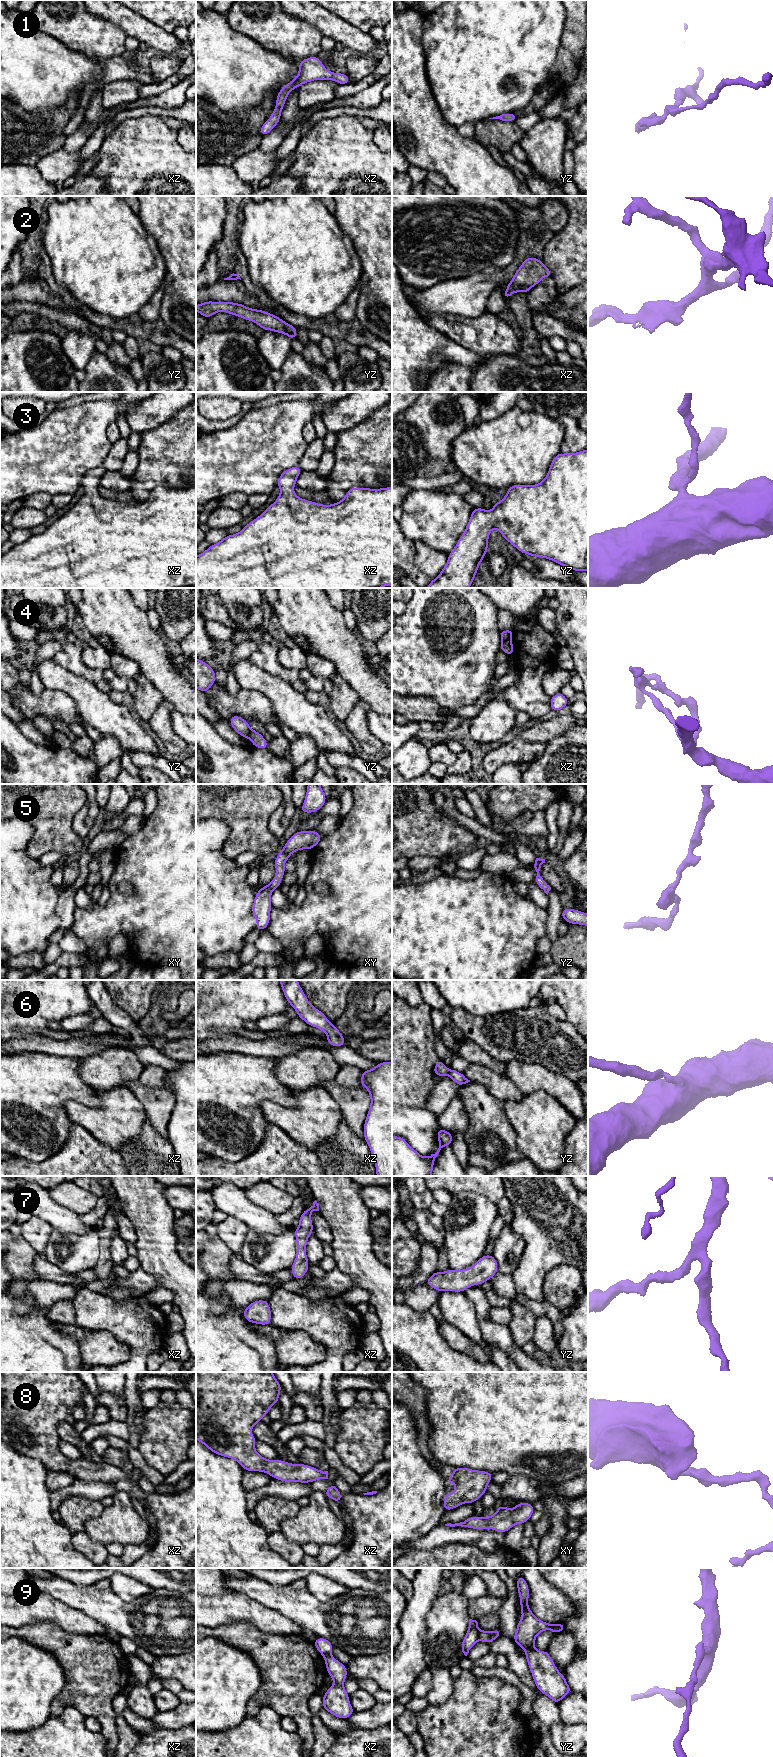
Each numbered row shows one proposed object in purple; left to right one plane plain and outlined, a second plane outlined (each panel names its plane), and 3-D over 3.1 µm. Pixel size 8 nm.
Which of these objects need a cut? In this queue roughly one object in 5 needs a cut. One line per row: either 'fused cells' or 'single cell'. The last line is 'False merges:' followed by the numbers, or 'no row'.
1: single cell
2: single cell
3: single cell
4: fused cells
5: single cell
6: single cell
7: single cell
8: single cell
9: fused cells
False merges: 4, 9

